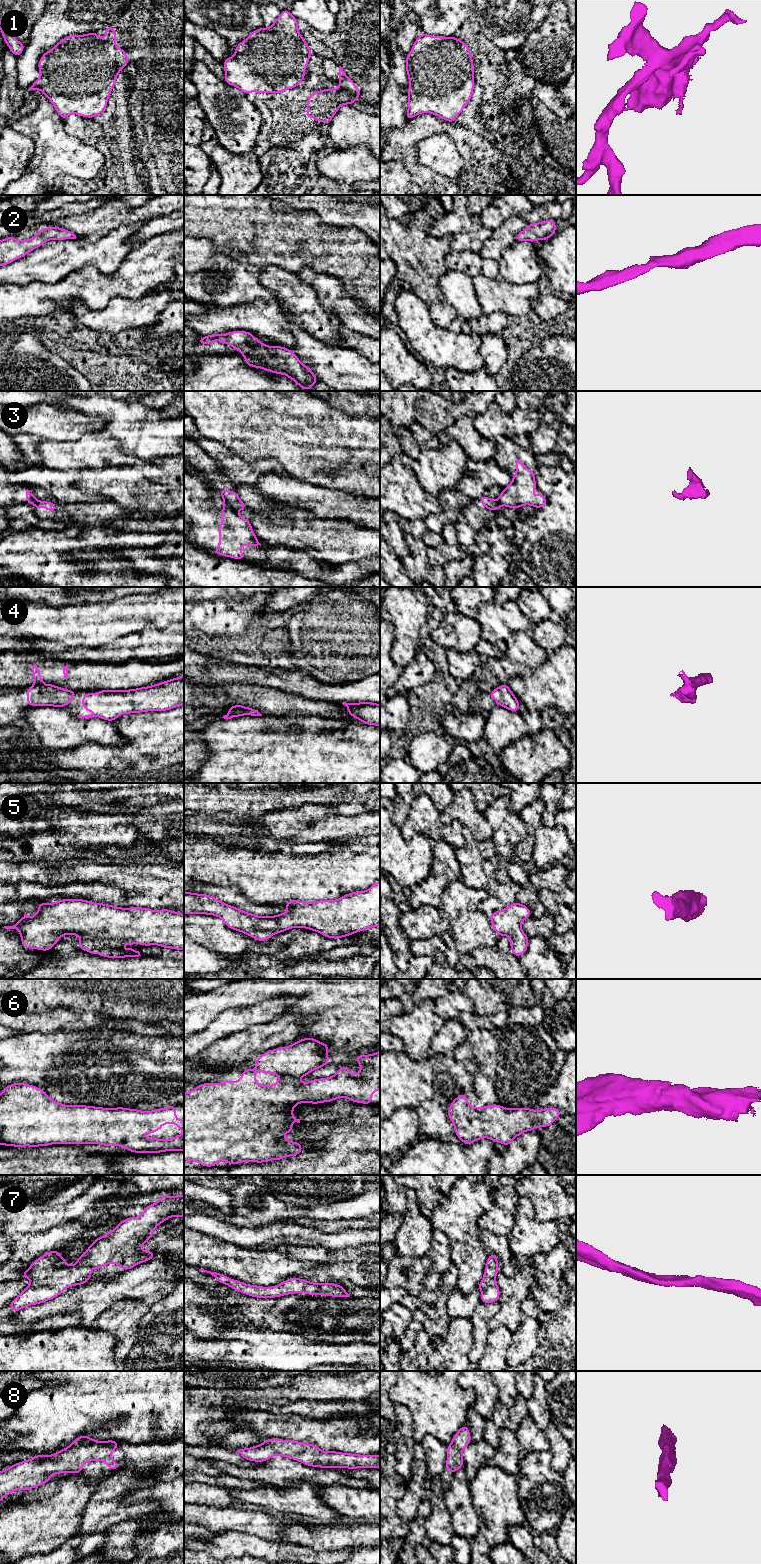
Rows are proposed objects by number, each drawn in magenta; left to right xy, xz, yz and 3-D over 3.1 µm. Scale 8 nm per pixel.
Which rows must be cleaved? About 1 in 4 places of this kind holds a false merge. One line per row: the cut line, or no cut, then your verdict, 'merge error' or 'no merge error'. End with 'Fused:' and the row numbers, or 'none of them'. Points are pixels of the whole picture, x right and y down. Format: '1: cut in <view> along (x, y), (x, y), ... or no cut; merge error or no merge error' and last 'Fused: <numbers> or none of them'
1: no cut; no merge error
2: no cut; no merge error
3: cut in xz along (225, 503), (236, 513); merge error
4: cut in xy along (43, 683), (34, 685); merge error
5: no cut; no merge error
6: no cut; no merge error
7: no cut; no merge error
8: no cut; no merge error
Fused: 3, 4

